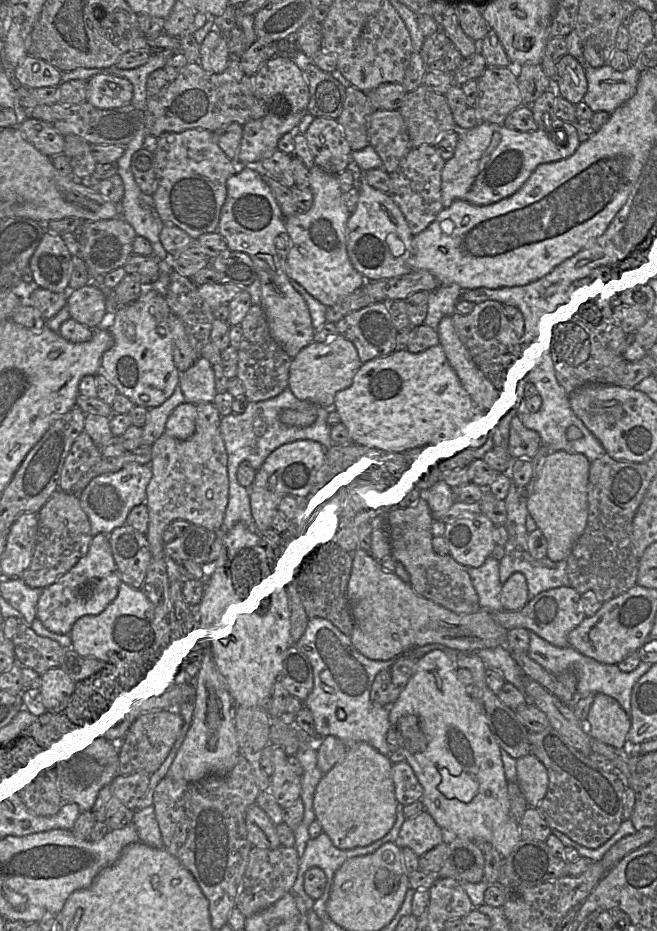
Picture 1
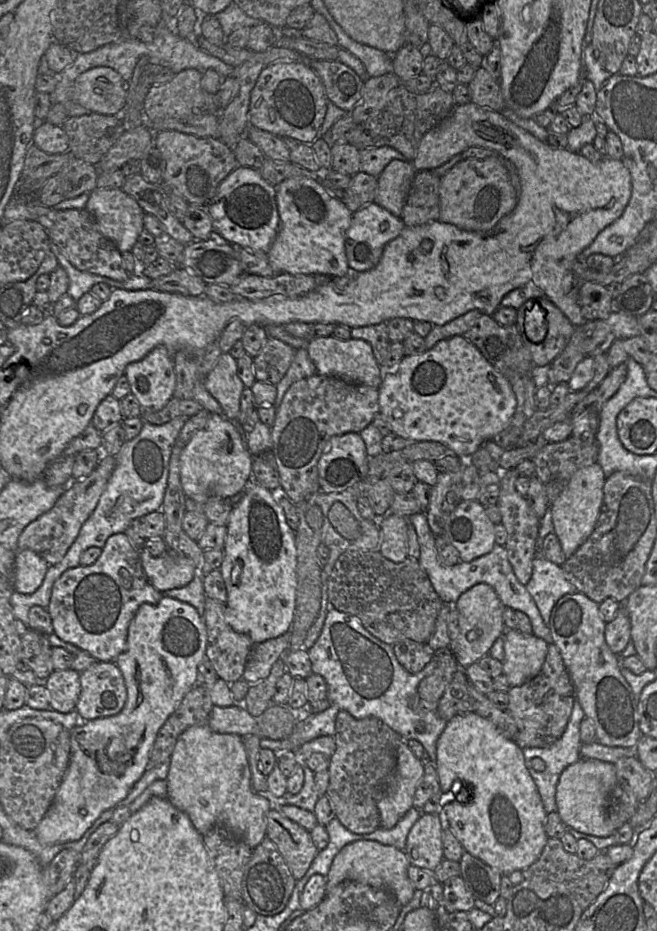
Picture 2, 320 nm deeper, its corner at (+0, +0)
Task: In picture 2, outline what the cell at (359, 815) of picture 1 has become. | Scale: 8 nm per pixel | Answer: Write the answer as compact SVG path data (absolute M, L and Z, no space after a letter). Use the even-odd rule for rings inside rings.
M403 741L398 747L394 774L377 803L380 827L393 828L414 807L414 796L424 773L424 763L414 755L407 741Z

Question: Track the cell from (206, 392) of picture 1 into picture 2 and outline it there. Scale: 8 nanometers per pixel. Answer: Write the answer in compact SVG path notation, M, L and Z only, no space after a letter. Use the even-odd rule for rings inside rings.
M222 353L204 380L207 391L219 402L224 416L237 420L244 383L237 373L237 360L229 353Z

